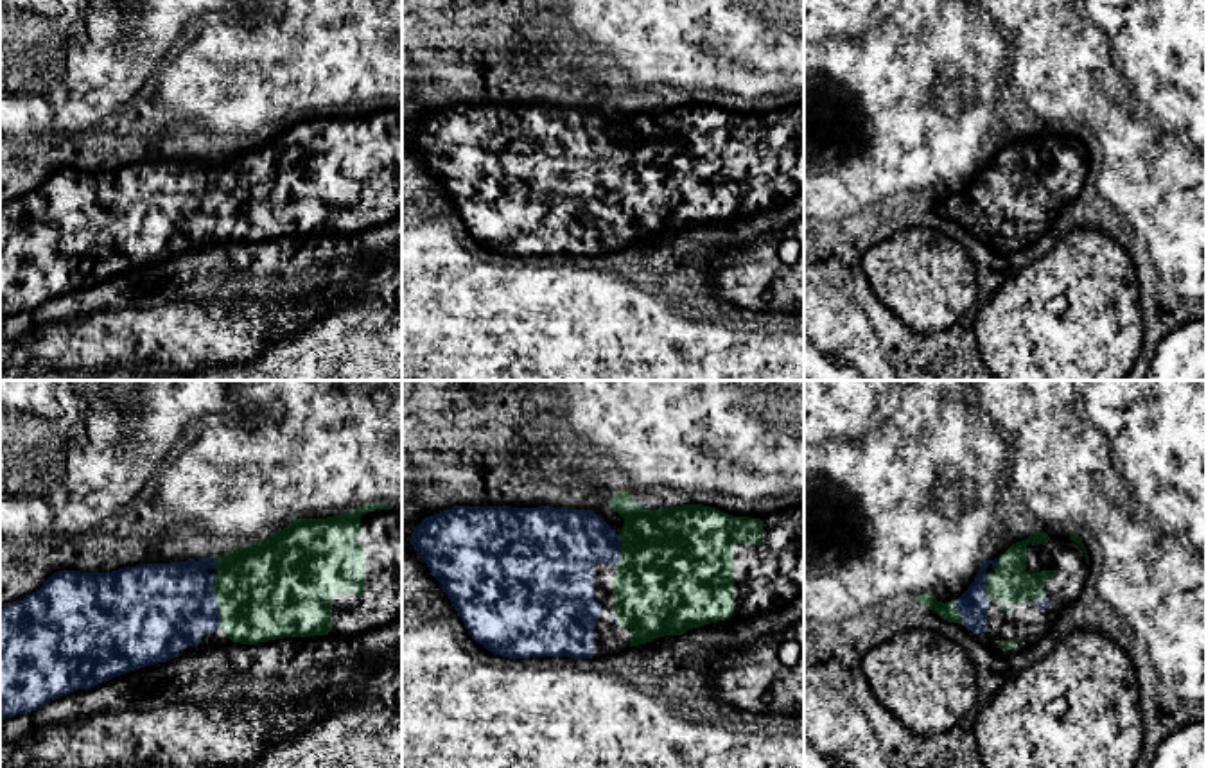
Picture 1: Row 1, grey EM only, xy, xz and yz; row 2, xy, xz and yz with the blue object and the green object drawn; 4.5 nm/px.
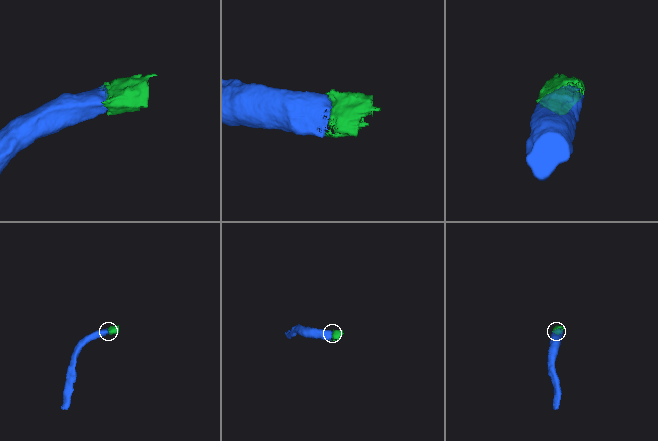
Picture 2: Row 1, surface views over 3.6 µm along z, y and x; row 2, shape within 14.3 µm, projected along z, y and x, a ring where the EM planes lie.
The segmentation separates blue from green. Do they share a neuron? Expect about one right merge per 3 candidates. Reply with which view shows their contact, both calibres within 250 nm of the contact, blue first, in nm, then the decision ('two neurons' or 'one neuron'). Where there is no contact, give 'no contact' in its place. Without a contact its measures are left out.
xy | 400/440 nm | one neuron

